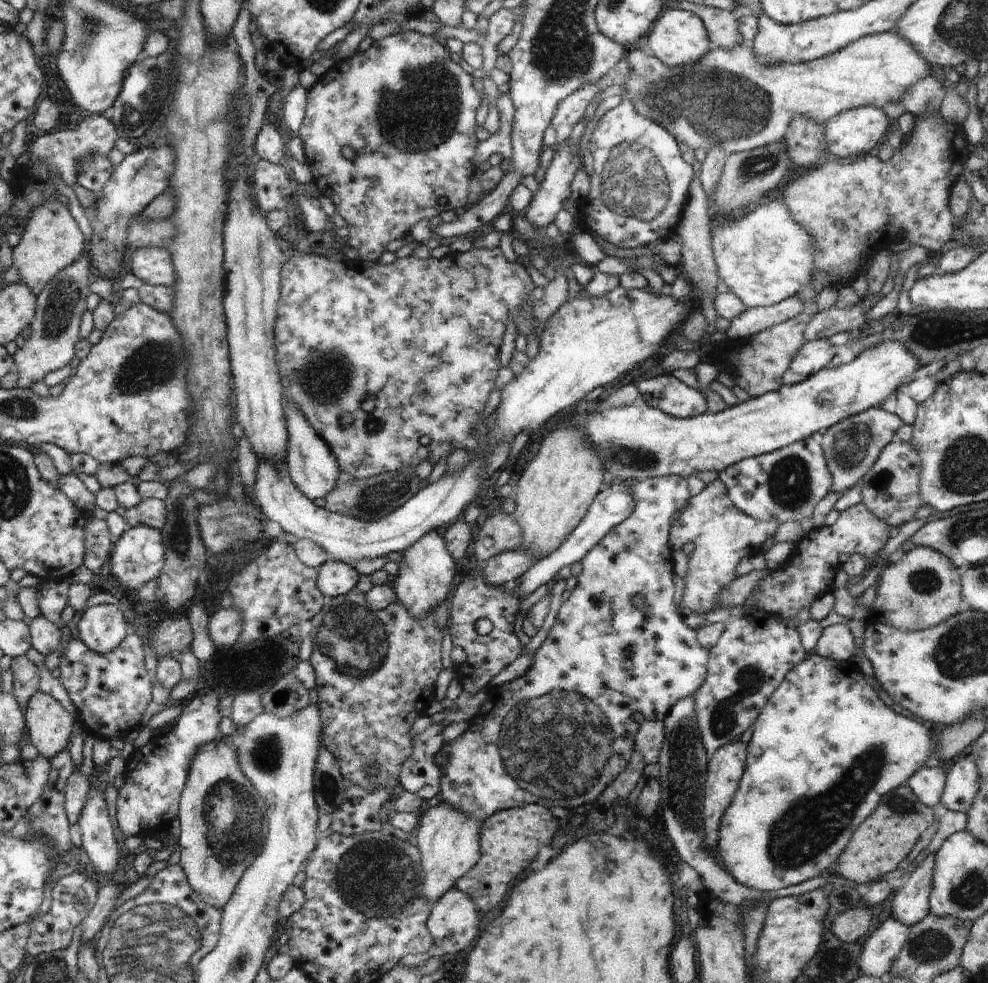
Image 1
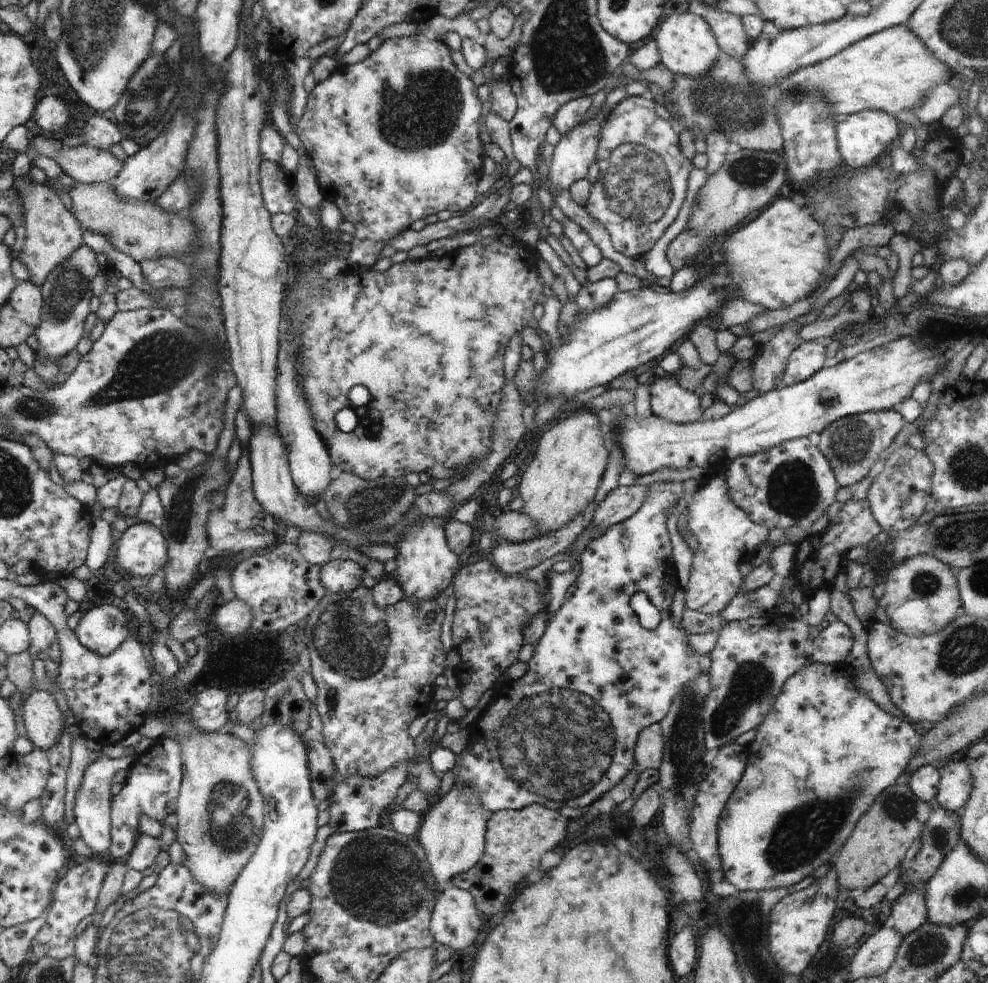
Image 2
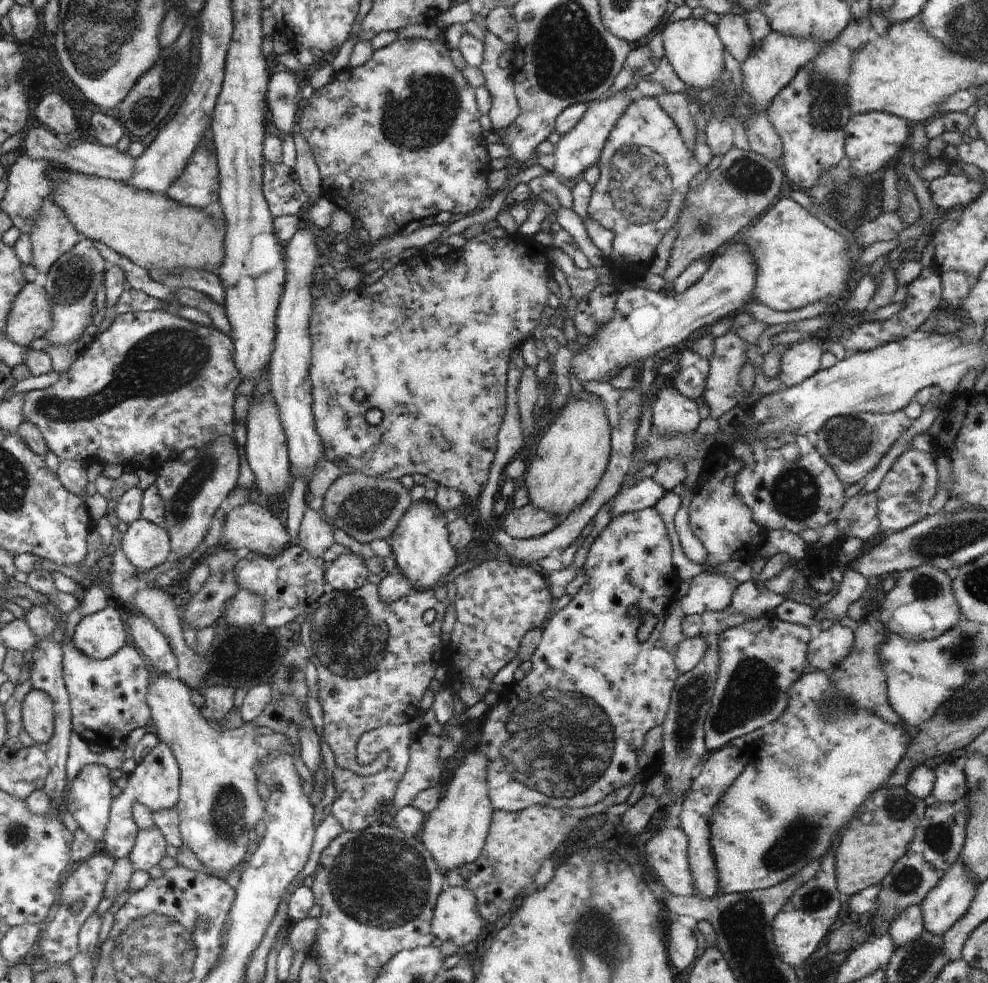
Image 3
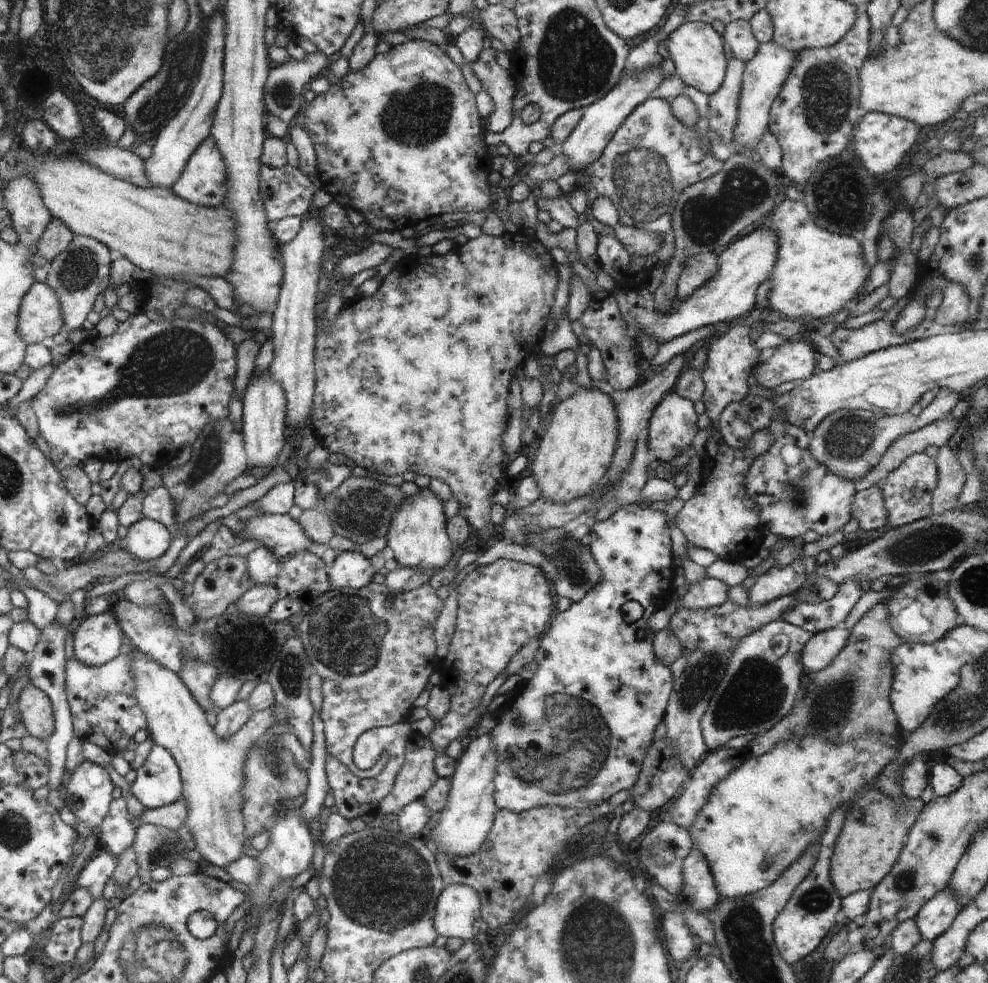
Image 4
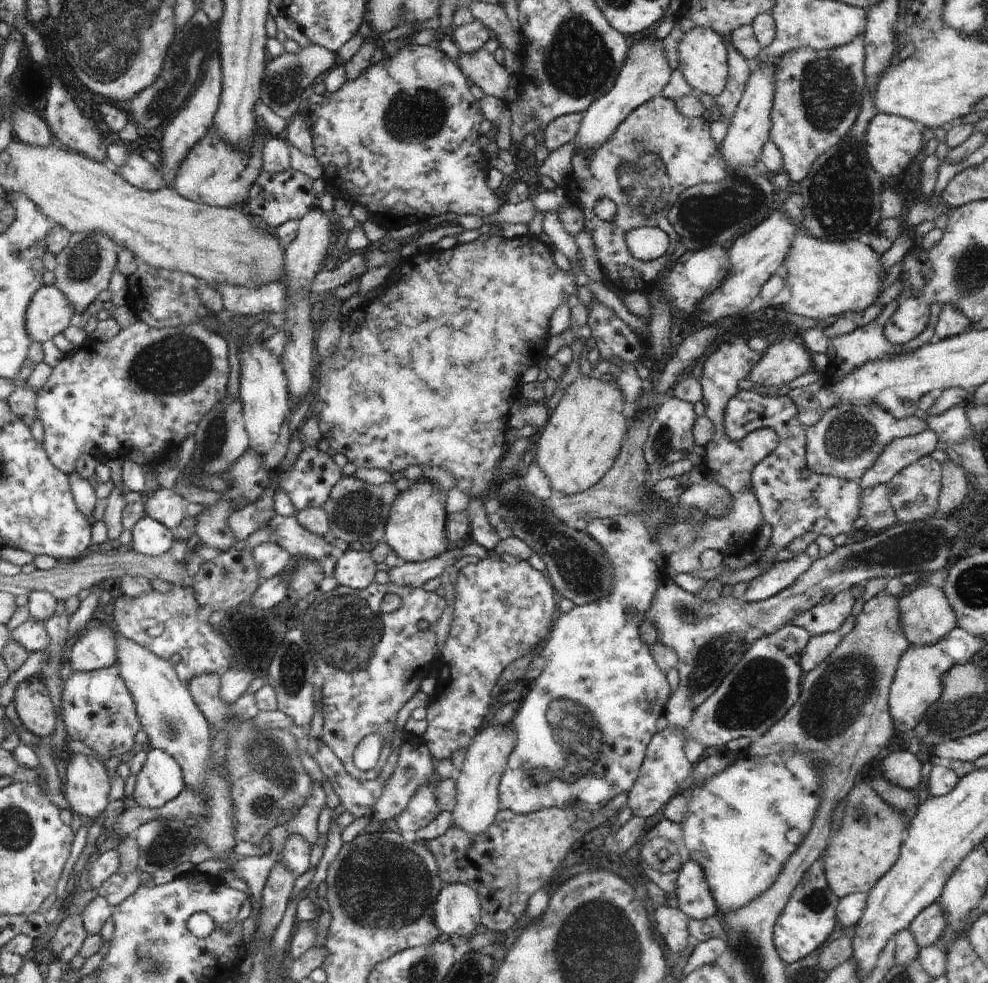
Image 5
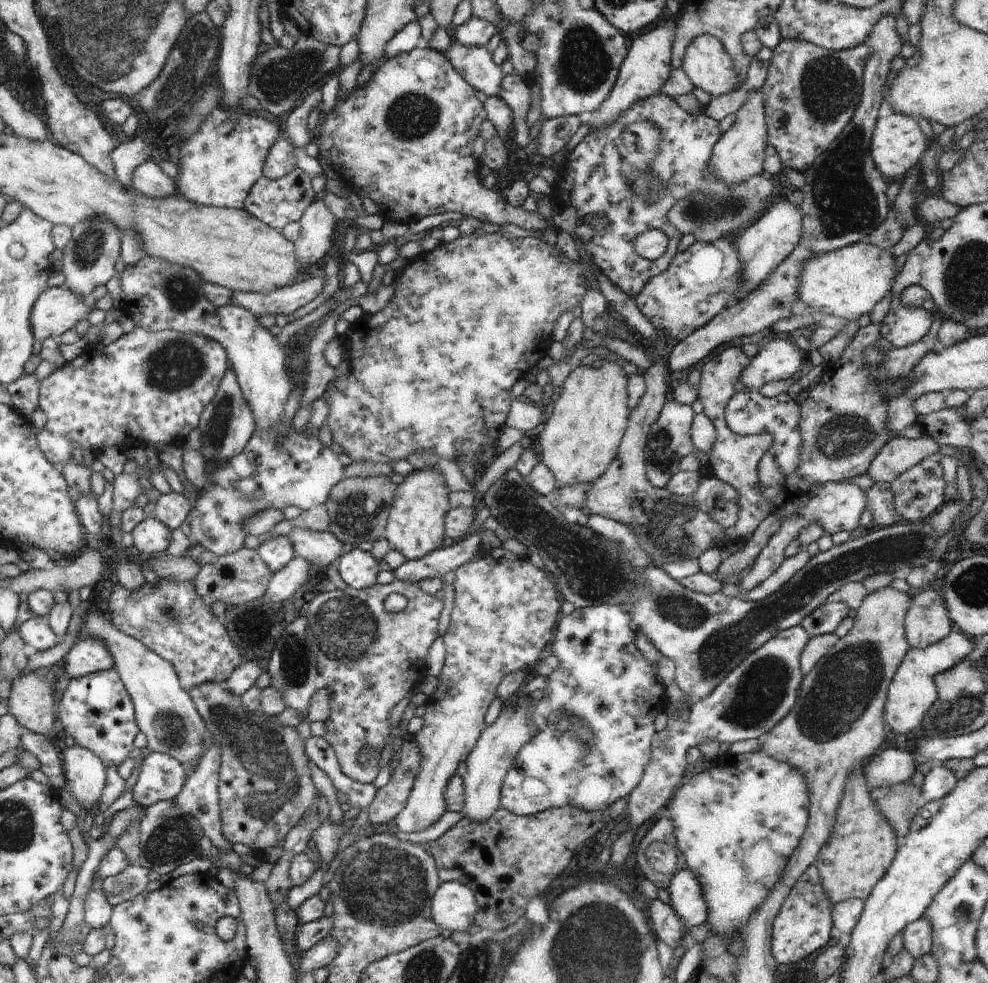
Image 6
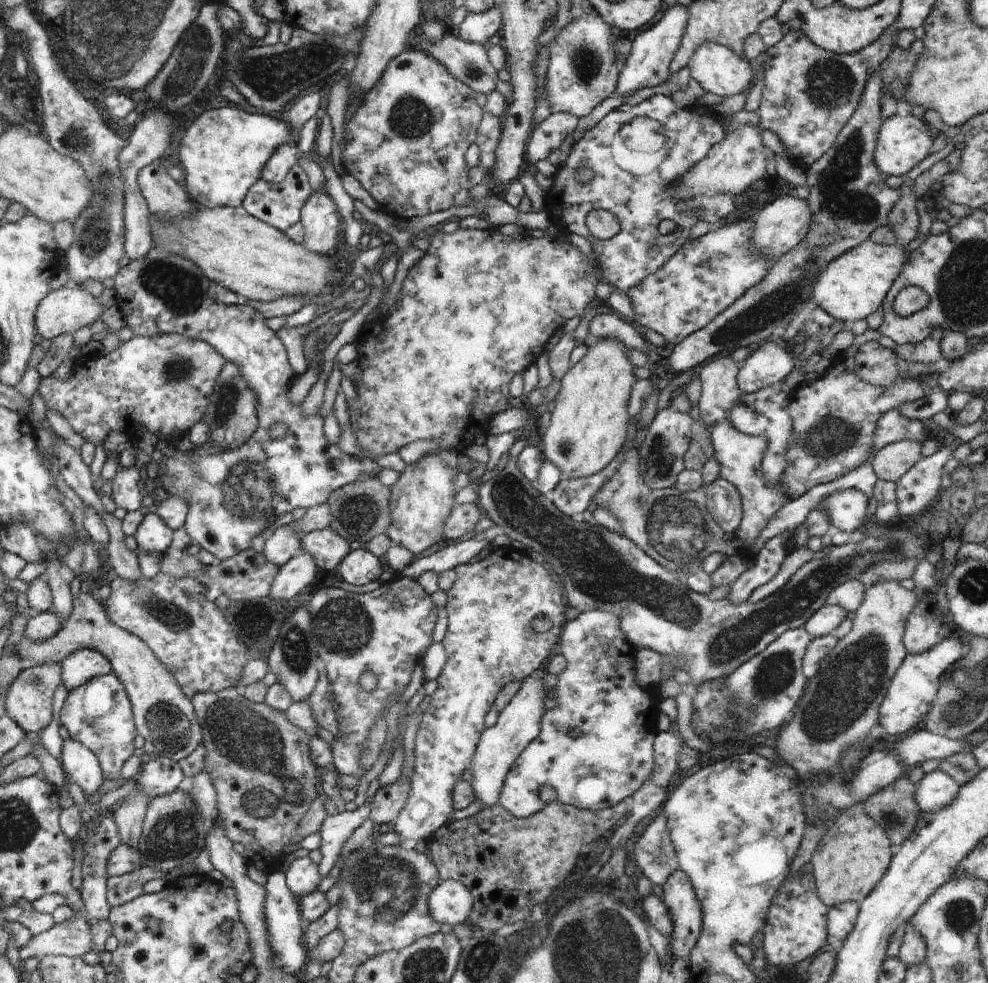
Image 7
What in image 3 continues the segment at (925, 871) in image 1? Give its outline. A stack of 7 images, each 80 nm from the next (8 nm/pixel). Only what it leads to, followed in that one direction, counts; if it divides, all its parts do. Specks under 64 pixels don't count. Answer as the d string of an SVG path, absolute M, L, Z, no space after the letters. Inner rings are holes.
M920 906L903 907L900 914L884 930L892 938L896 949L906 946L910 940L917 940L924 930L922 908Z

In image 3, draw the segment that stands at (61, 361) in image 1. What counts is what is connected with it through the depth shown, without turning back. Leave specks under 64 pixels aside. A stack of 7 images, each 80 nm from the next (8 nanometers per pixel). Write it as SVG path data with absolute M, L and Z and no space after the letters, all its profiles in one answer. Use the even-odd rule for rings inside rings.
M86 238L80 240L70 252L62 254L52 264L46 274L46 286L43 287L46 290L46 294L48 294L48 302L50 302L50 310L52 310L52 328L42 338L51 342L50 346L68 346L74 342L78 343L86 328L92 324L91 317L93 316L92 308L95 305L95 295L105 280L104 272L106 272L107 266L106 260L100 256L100 252L95 248L94 241Z

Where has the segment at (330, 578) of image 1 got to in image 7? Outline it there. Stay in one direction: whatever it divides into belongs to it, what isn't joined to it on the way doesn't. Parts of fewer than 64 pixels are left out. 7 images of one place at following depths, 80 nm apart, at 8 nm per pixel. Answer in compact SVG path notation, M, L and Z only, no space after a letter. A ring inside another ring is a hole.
M354 546L335 573L340 574L347 583L362 586L378 581L383 571L380 560L374 554L364 547Z

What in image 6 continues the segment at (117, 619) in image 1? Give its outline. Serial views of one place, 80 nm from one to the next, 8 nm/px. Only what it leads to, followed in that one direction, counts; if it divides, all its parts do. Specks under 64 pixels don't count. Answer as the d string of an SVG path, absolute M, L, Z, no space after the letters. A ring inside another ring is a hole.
M79 638L64 656L64 670L72 678L82 678L88 674L111 670L114 667L112 654L100 638Z

